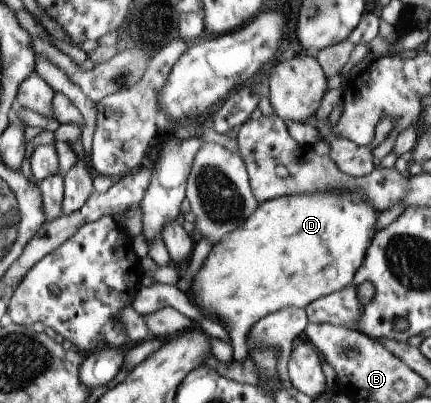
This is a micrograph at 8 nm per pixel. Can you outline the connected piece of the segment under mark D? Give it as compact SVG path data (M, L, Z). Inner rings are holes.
M306 193L276 197L258 203L256 210L252 212L251 215L248 215L248 218L243 222L242 226L236 228L235 231L229 232L227 237L224 237L222 240L219 240L219 243L211 246L210 251L205 257L205 261L202 262L200 268L198 268L190 279L189 288L186 290L188 291L186 298L192 300L192 304L198 306L200 310L213 315L215 320L226 329L233 348L231 358L234 361L241 361L248 354L245 342L249 330L263 315L288 307L304 309L305 306L310 304L313 300L340 290L350 284L351 278L362 262L371 238L375 235L375 232L378 231L378 229L374 229L374 222L376 222L377 216L378 212L371 207L371 203L362 201L355 193Z

